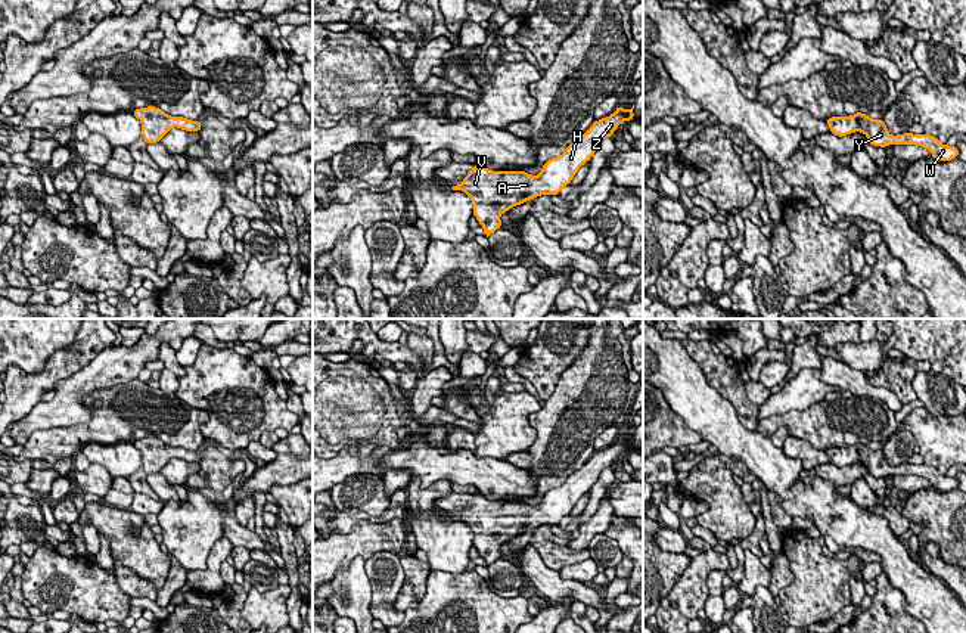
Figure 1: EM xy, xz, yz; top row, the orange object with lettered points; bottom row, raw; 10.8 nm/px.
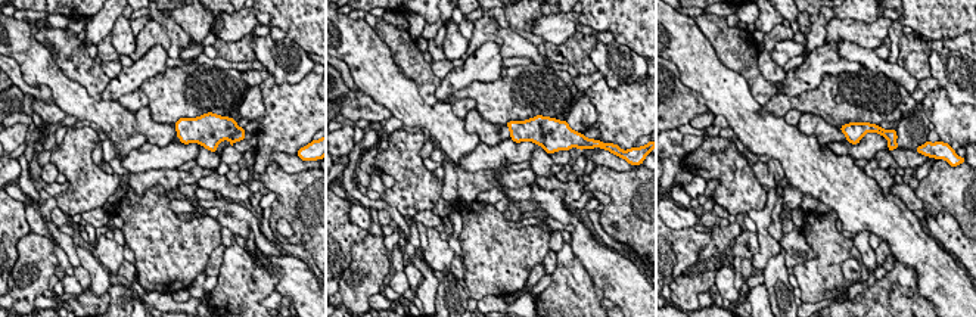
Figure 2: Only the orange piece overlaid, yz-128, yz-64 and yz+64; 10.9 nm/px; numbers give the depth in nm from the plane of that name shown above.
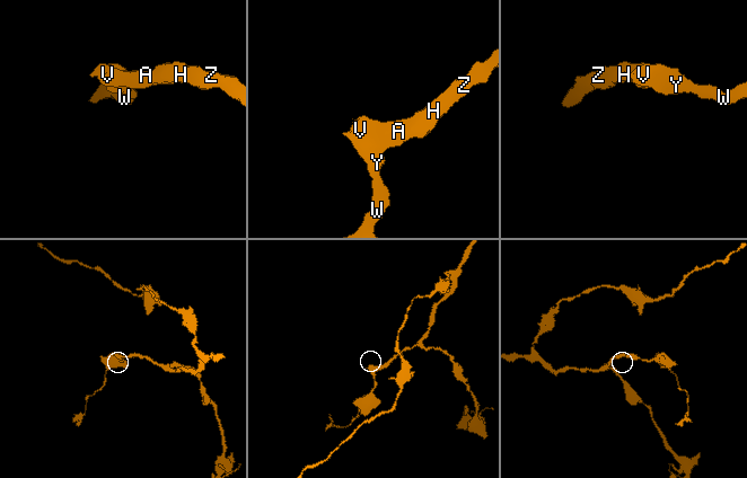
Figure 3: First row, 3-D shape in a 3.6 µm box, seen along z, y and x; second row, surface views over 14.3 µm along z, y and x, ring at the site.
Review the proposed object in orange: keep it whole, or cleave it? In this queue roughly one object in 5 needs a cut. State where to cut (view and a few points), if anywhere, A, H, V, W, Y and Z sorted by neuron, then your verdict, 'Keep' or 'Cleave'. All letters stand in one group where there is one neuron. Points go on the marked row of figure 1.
No split. Groups: A H V W Y Z. Keep

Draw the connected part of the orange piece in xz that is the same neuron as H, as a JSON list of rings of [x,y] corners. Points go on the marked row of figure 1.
[[[634,105],[630,111],[618,106],[616,111],[593,125],[560,156],[549,159],[538,176],[525,171],[491,171],[482,164],[473,165],[459,186],[453,190],[463,190],[473,202],[473,215],[484,227],[487,238],[501,227],[500,215],[512,207],[521,205],[540,195],[557,195],[571,183],[578,168],[590,161],[605,137],[624,121],[631,121]]]

